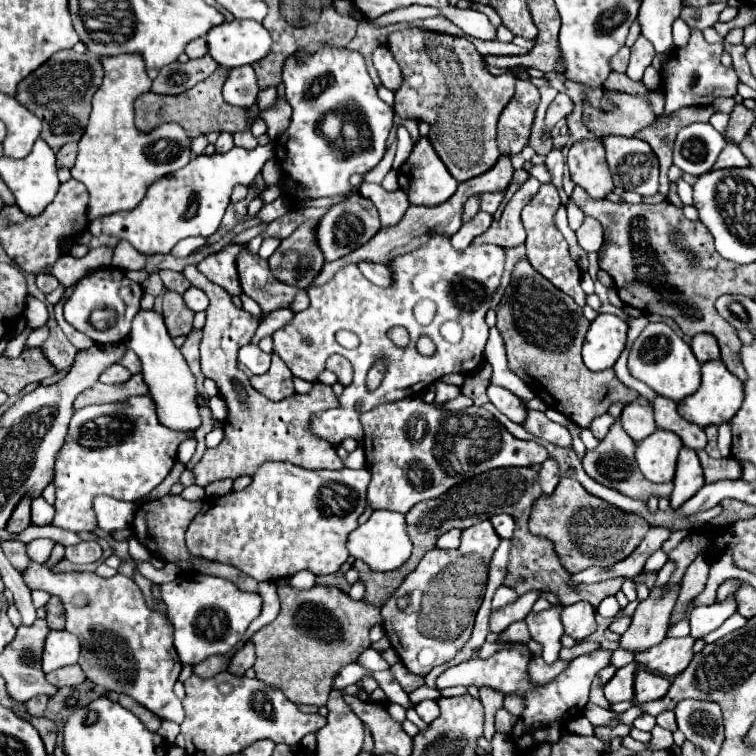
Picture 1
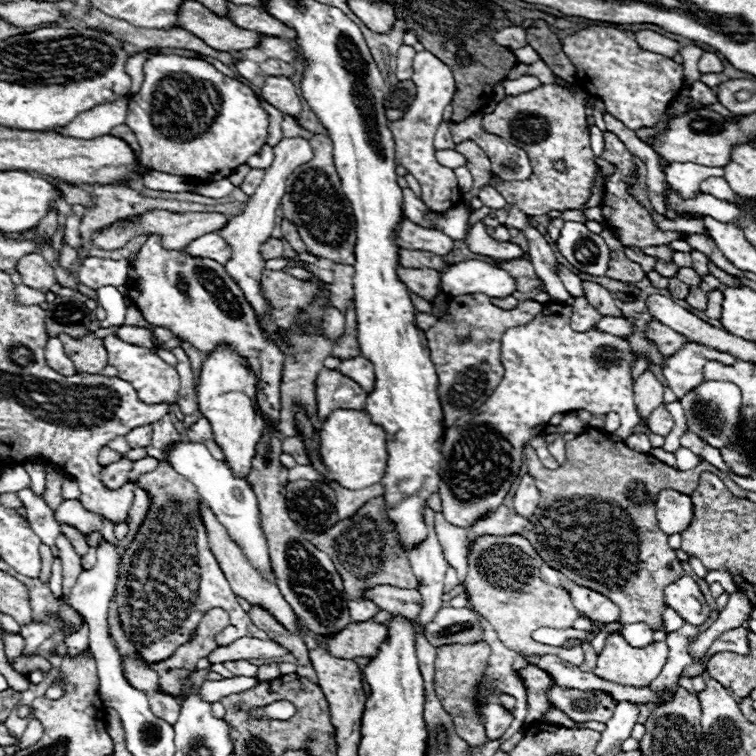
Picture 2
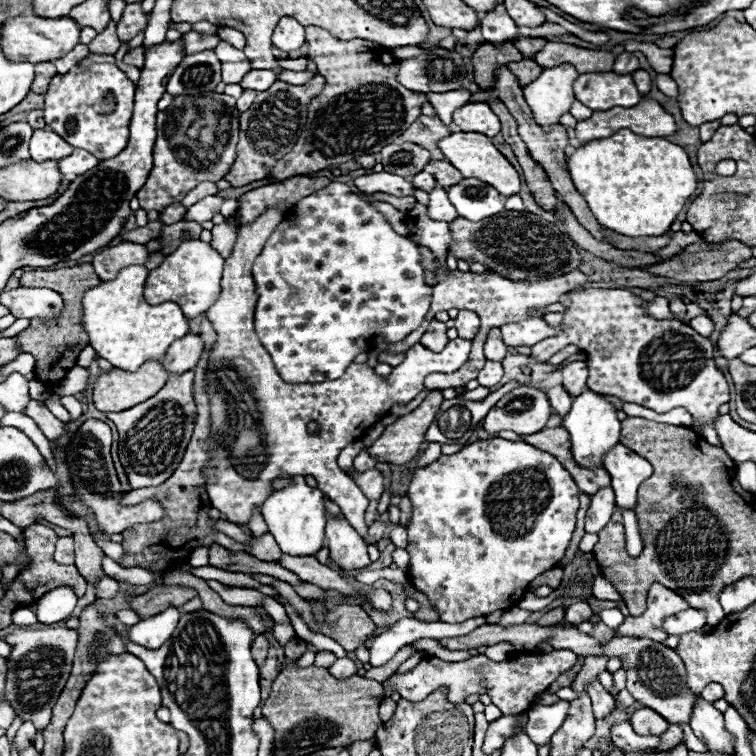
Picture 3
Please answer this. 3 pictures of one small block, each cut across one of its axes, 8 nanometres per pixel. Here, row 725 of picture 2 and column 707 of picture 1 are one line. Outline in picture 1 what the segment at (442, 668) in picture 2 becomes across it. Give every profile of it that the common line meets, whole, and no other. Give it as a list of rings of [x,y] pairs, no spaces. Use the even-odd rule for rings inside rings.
[[[704,450],[698,452],[698,458],[702,462],[704,478],[708,484],[718,482],[718,480],[738,480],[742,476],[742,466],[734,458],[714,460],[714,458],[708,458],[708,454]]]

